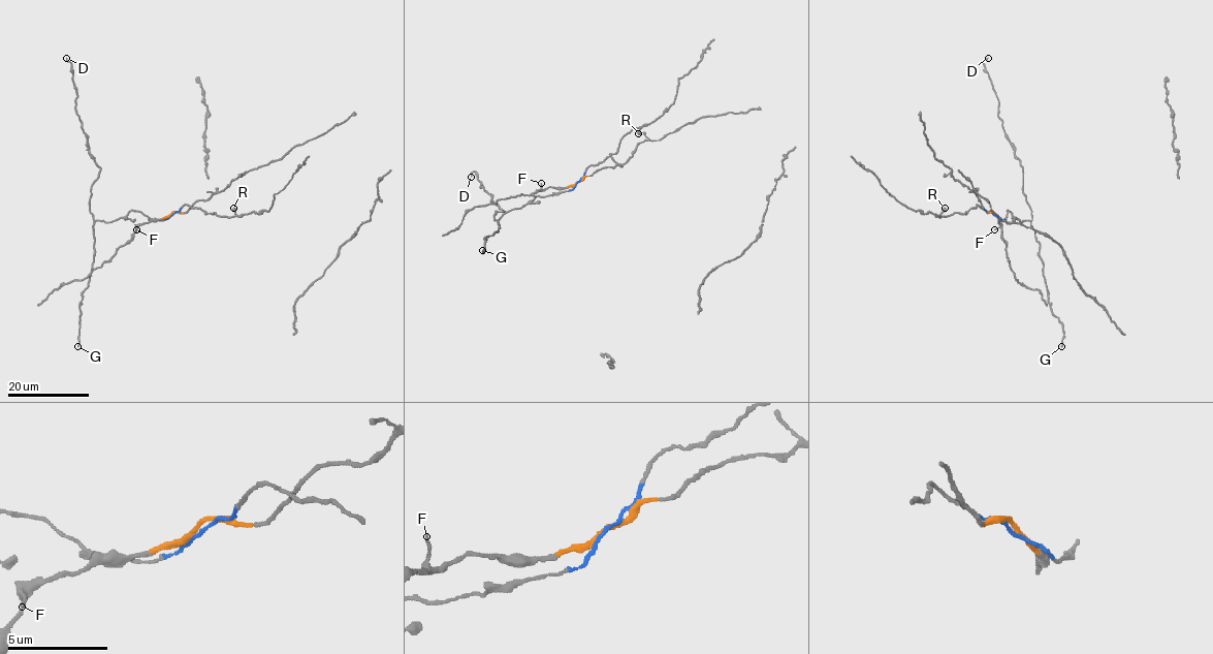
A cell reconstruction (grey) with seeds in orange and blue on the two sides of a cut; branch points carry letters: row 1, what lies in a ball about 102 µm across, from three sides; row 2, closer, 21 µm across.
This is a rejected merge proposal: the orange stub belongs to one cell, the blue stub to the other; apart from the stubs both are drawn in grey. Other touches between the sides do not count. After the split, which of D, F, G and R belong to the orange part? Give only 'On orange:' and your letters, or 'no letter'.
On orange: F

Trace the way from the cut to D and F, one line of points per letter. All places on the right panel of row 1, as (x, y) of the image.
D: (993, 214), (1002, 220), (1008, 210), (1020, 222), (1032, 219), (1023, 167), (1003, 130), (982, 62), (987, 58)
F: (993, 213), (1000, 225), (994, 229)

